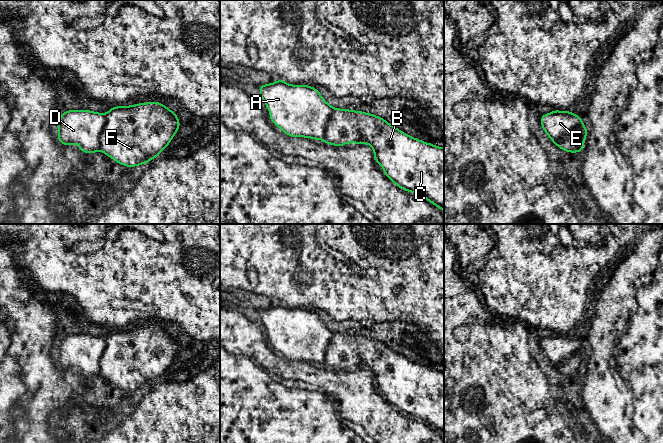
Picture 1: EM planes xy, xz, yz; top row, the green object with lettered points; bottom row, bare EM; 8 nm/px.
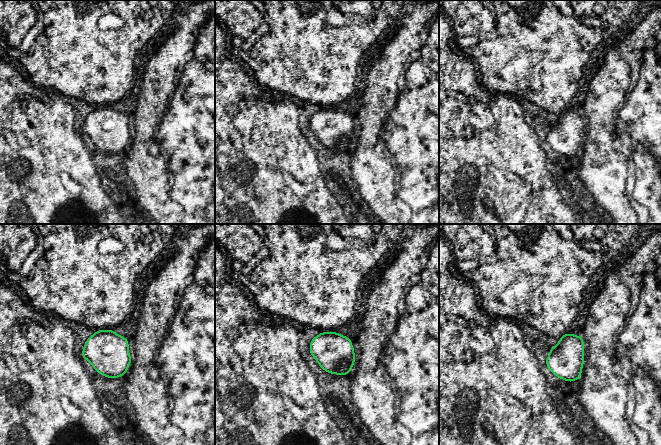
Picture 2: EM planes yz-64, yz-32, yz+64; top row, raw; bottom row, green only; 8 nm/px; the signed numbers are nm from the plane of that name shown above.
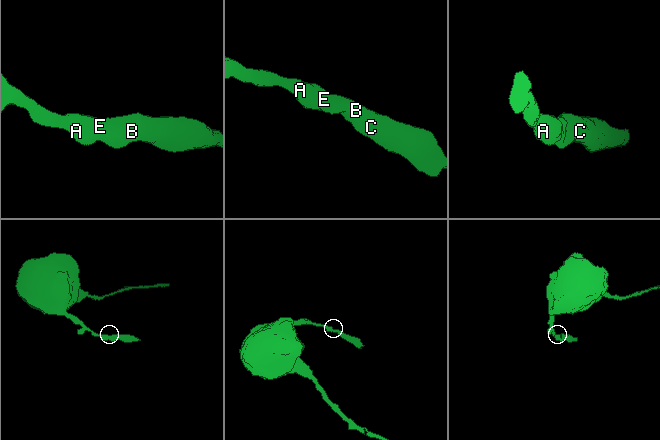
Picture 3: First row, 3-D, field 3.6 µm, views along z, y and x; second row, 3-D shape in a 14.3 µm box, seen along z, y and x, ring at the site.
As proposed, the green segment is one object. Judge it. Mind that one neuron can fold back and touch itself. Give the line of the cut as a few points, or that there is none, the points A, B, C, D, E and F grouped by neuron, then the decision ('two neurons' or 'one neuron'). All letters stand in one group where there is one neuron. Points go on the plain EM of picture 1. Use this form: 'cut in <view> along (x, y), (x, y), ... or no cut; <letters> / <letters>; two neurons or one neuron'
cut in xy along (105, 338), (105, 349), (99, 361), (99, 373); A D E / B C F; two neurons

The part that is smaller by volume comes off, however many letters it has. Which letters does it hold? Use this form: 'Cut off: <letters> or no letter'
Cut off: B, C, F

